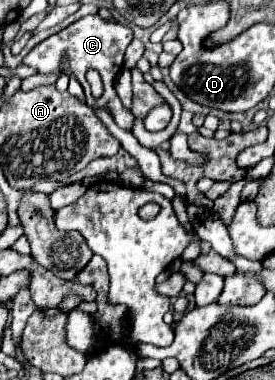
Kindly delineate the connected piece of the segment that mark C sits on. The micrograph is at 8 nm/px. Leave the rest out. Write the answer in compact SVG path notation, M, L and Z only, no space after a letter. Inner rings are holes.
M85 16L77 22L73 22L71 26L63 28L61 32L49 36L47 40L39 42L25 58L23 58L23 64L25 66L31 66L35 68L39 74L51 74L51 72L61 72L61 60L67 58L67 64L69 64L69 70L71 74L81 82L83 90L85 90L85 96L87 96L87 104L89 106L105 106L111 110L115 122L119 128L131 132L133 130L133 122L135 122L135 116L129 108L123 106L123 102L119 100L117 92L115 92L115 80L119 76L119 72L123 70L123 52L127 48L127 44L133 40L133 32L129 26L123 26L115 20L103 20L101 16ZM87 70L97 70L101 74L101 80L103 80L103 96L101 98L95 98L91 94L91 88L89 88L89 82L85 78Z

